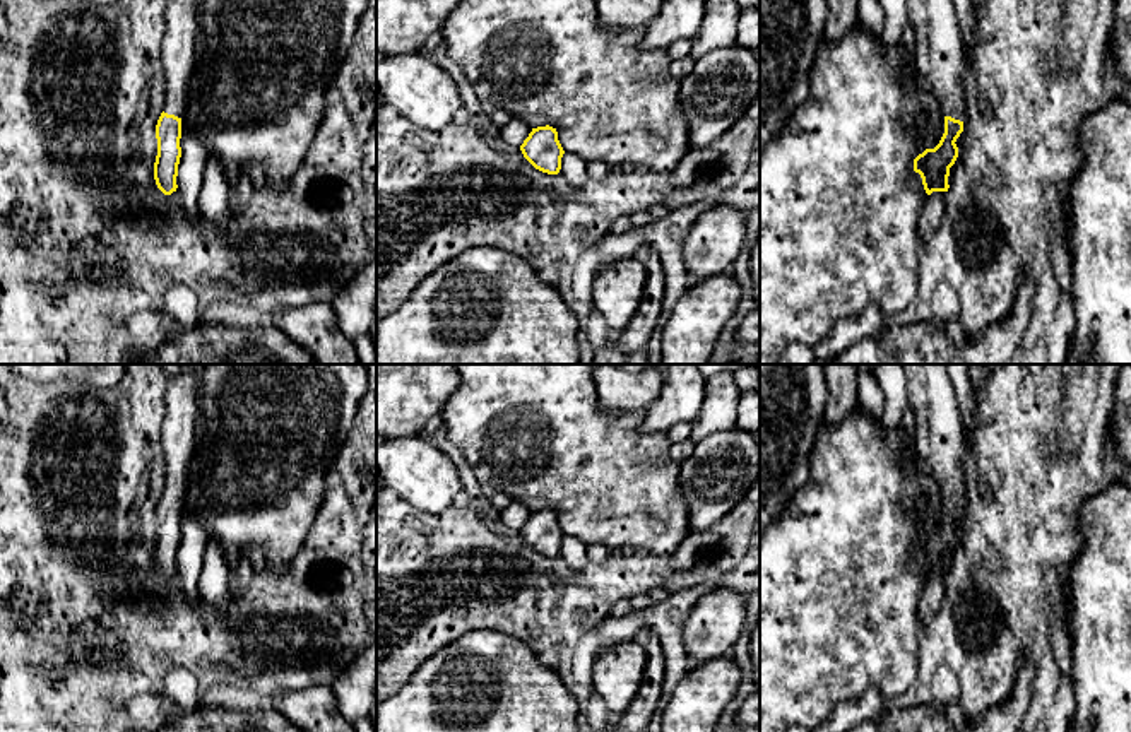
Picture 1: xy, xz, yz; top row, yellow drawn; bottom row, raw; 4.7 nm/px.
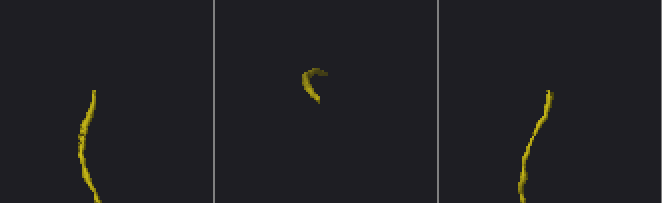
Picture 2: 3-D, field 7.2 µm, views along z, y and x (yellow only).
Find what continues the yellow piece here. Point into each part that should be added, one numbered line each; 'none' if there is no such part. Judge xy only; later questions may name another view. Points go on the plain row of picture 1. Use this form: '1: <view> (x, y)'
1: xy (178, 428)

